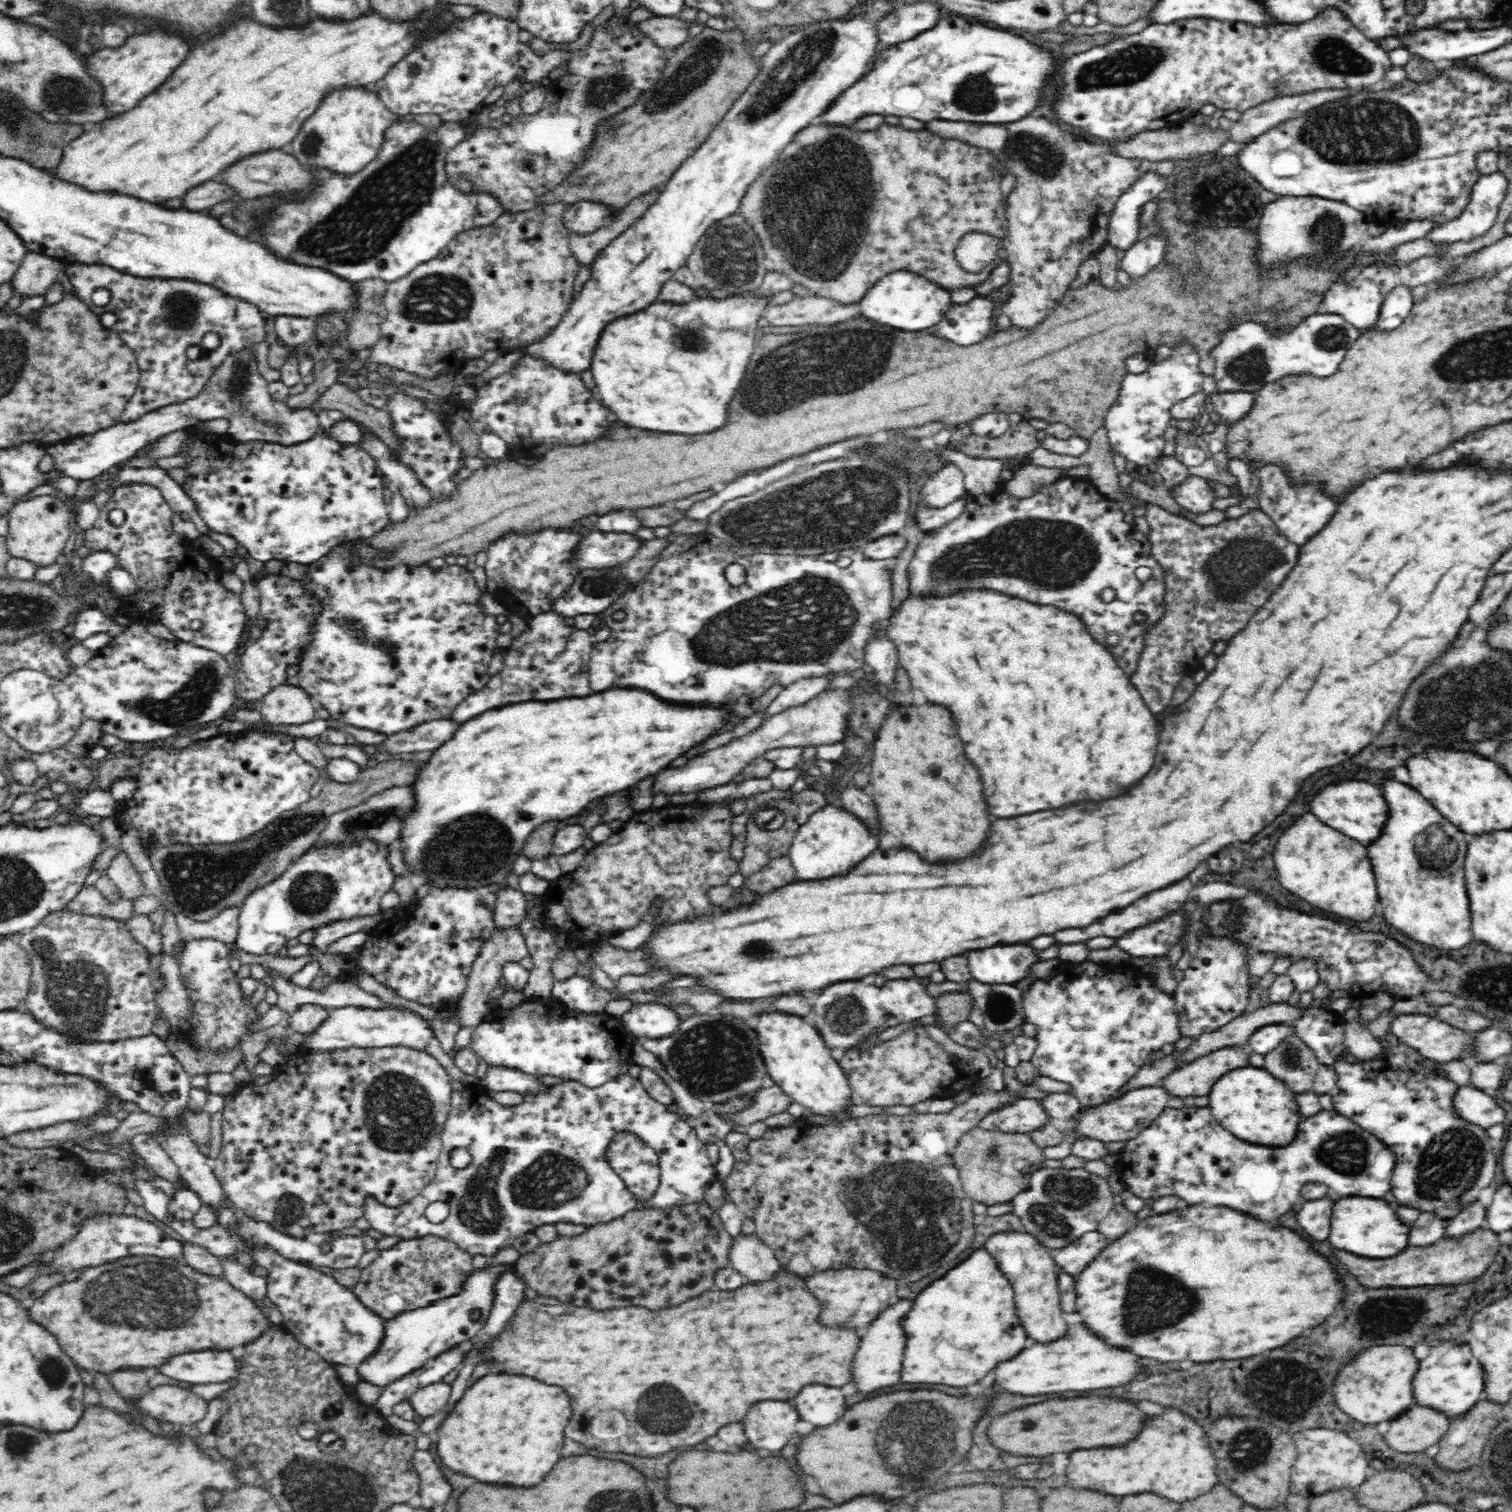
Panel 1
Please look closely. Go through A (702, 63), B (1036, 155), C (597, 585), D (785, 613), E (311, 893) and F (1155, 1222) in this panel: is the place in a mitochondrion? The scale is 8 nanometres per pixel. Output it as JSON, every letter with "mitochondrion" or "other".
{"A":"mitochondrion","B":"mitochondrion","C":"mitochondrion","D":"mitochondrion","E":"mitochondrion","F":"other"}

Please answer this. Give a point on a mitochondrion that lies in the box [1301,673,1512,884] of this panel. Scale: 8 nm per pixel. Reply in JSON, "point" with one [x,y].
{"point":[1432,848]}

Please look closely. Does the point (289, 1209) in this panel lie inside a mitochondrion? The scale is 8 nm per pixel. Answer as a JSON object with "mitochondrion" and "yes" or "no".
{"mitochondrion":"yes"}

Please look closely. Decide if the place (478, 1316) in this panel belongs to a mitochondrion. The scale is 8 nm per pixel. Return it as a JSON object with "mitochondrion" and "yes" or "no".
{"mitochondrion":"no"}

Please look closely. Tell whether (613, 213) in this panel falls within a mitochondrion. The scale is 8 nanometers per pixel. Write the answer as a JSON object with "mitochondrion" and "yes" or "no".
{"mitochondrion":"no"}

